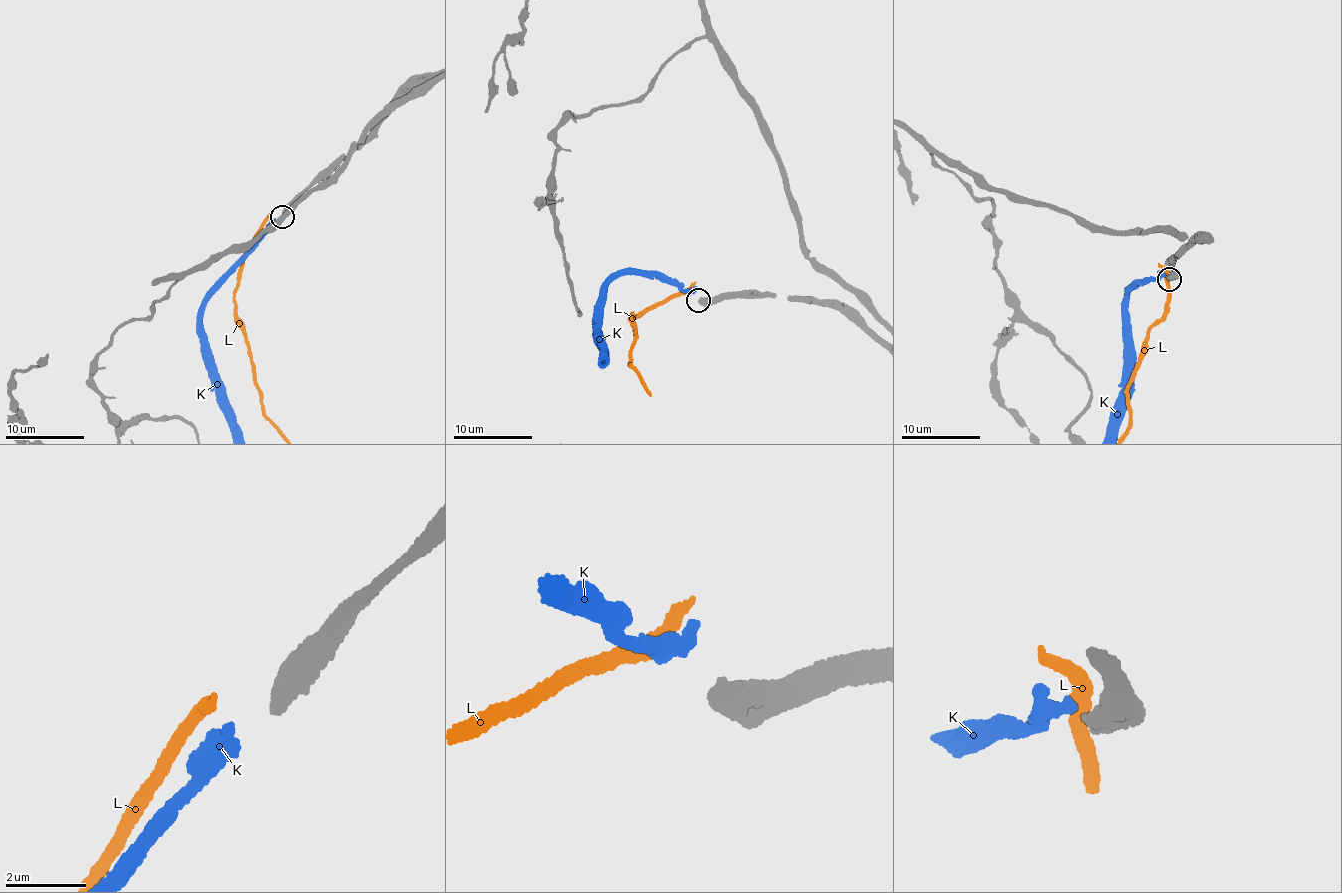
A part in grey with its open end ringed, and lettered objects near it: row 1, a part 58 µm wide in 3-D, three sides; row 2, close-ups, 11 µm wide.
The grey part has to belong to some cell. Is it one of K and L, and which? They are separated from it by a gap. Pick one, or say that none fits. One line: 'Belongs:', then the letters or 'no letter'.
Belongs: no letter

